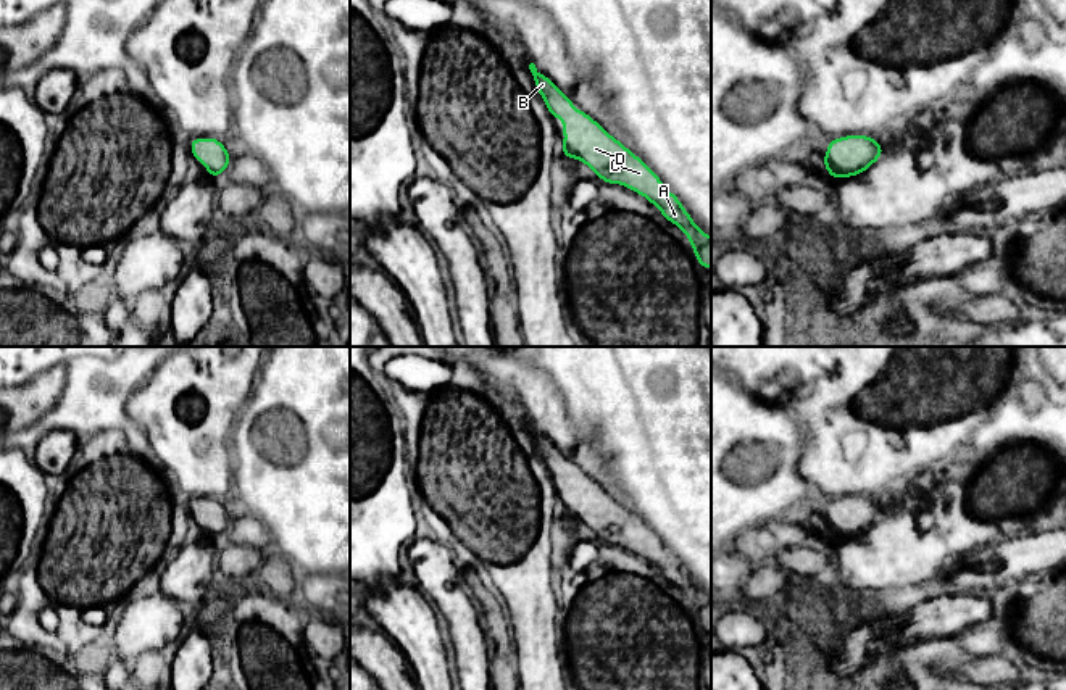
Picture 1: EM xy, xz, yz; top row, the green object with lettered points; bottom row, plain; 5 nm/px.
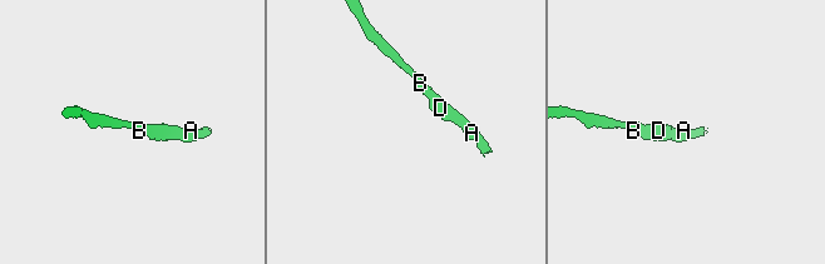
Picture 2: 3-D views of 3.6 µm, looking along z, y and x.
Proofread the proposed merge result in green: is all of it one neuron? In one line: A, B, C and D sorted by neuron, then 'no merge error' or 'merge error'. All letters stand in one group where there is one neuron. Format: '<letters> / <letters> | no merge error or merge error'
A B C D | no merge error

